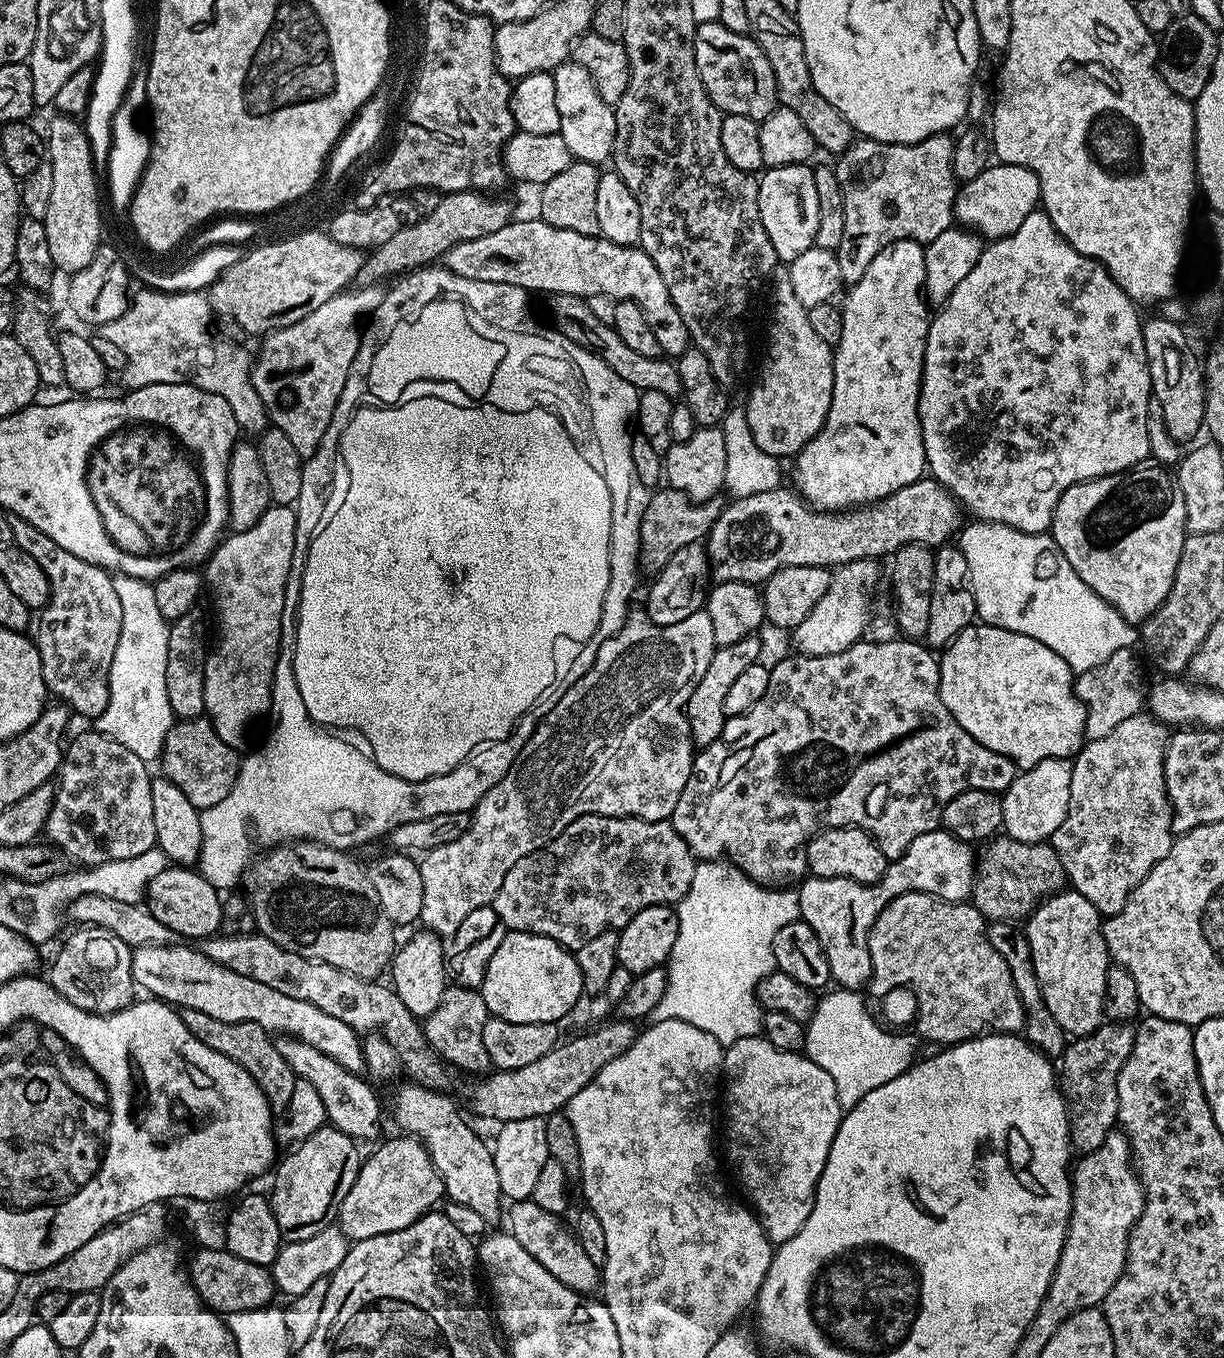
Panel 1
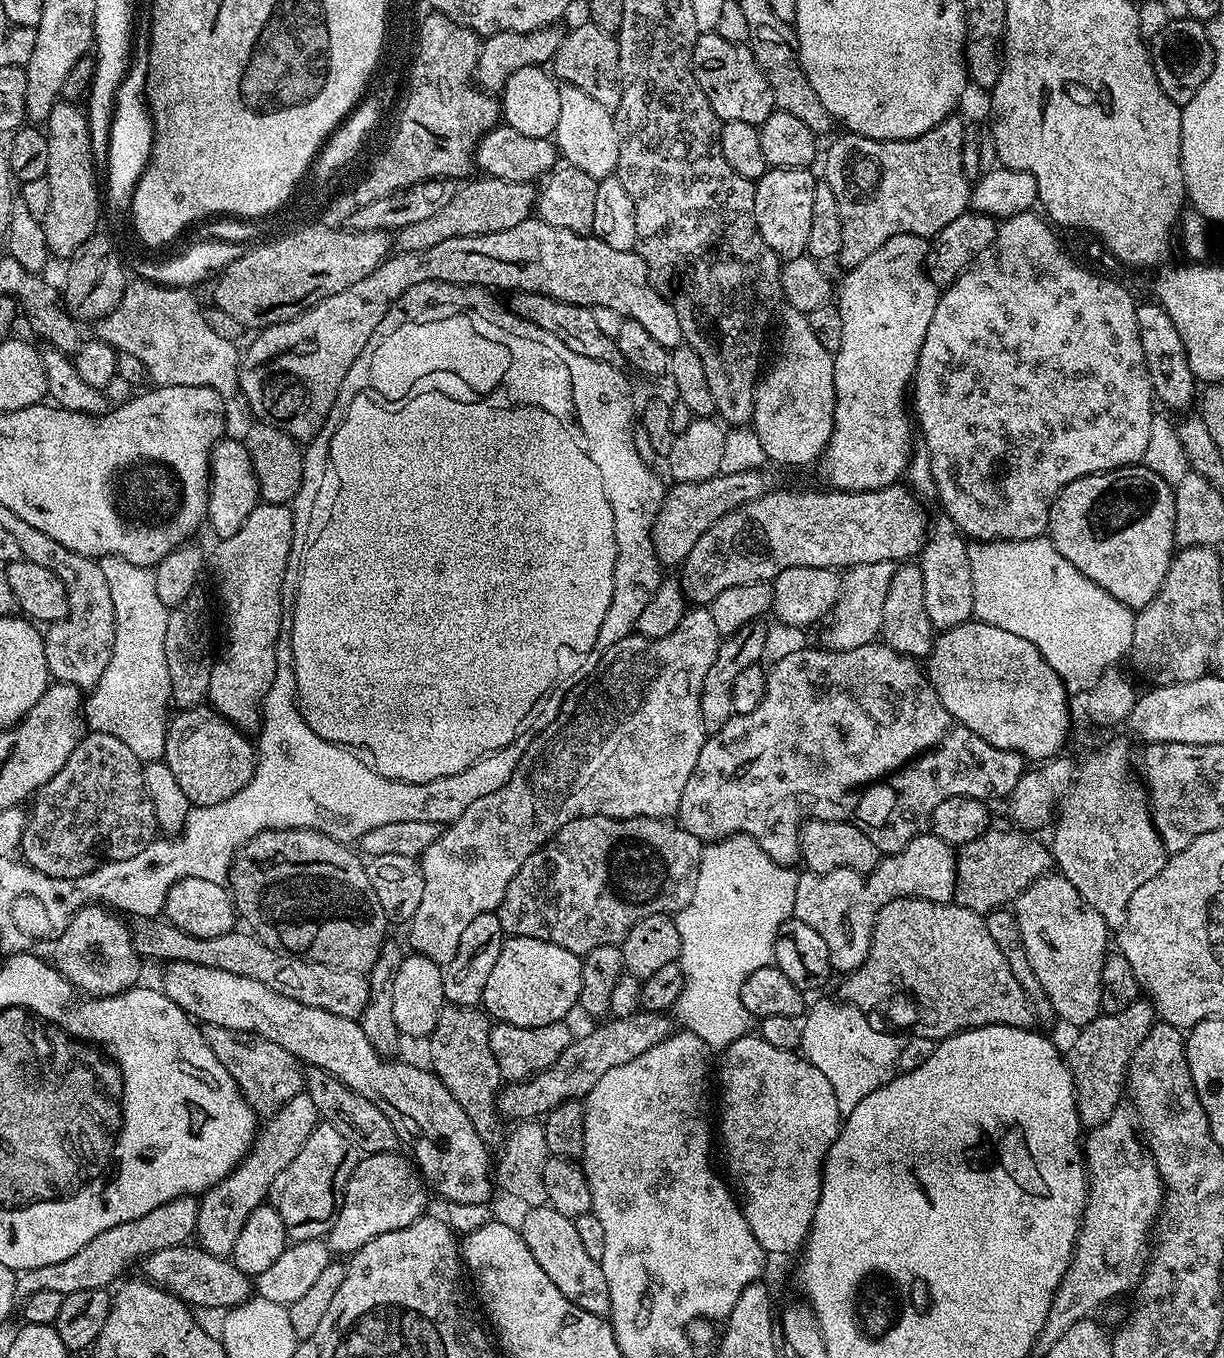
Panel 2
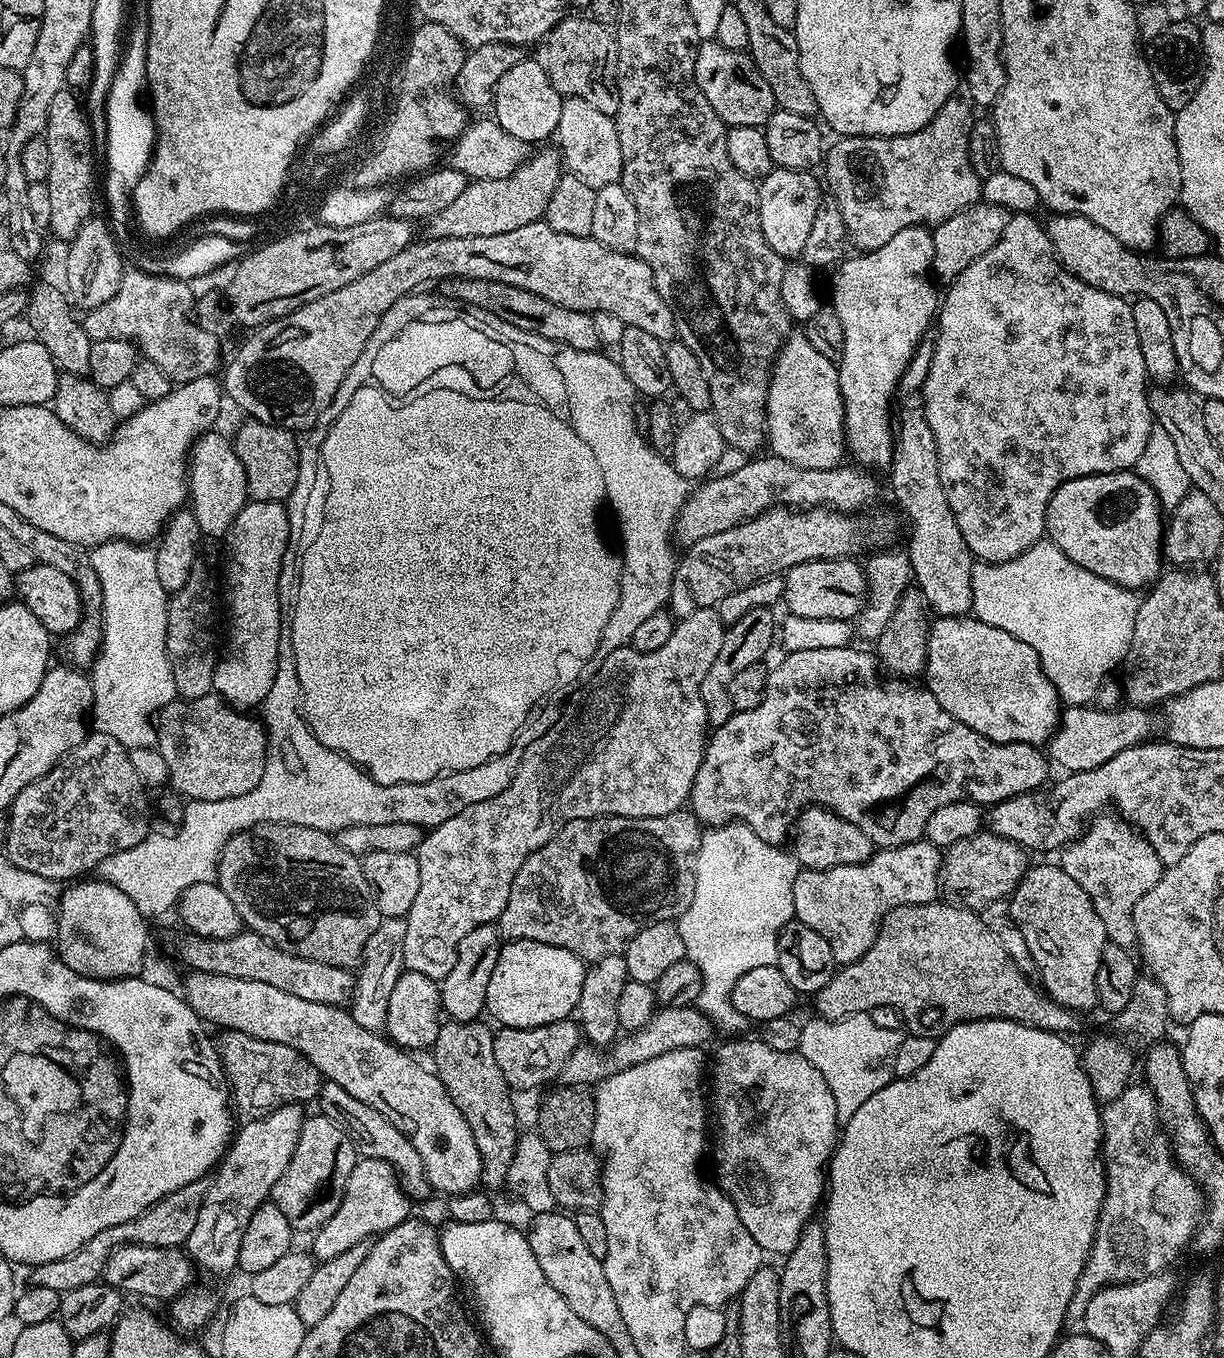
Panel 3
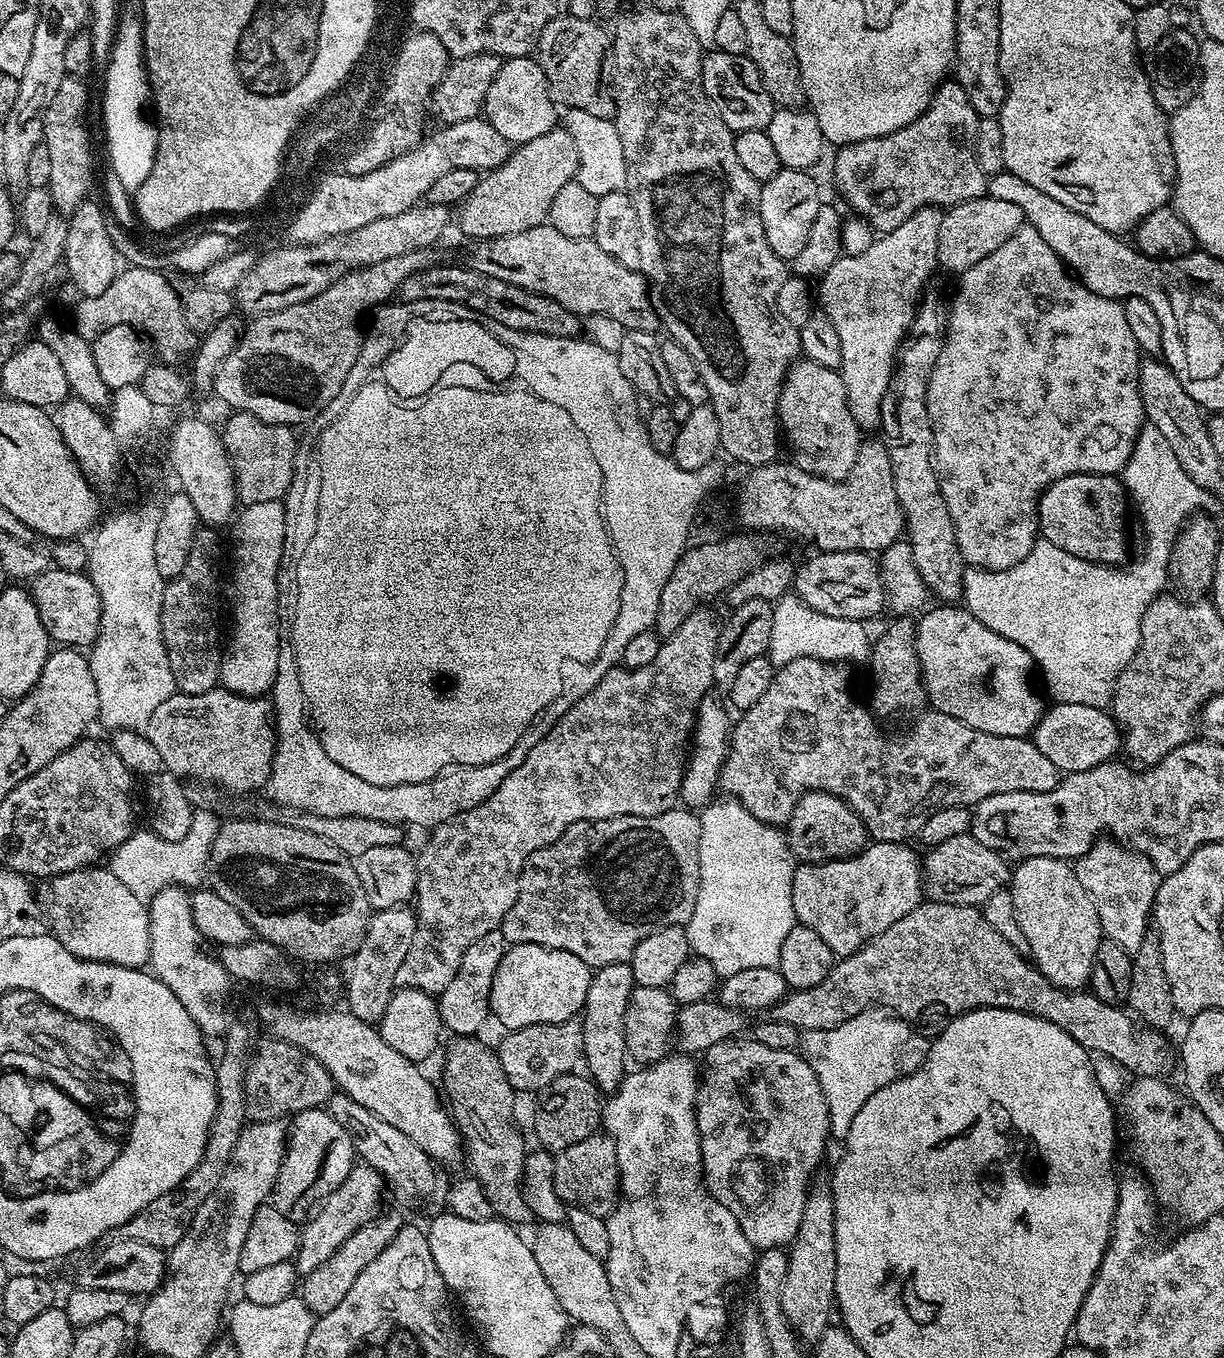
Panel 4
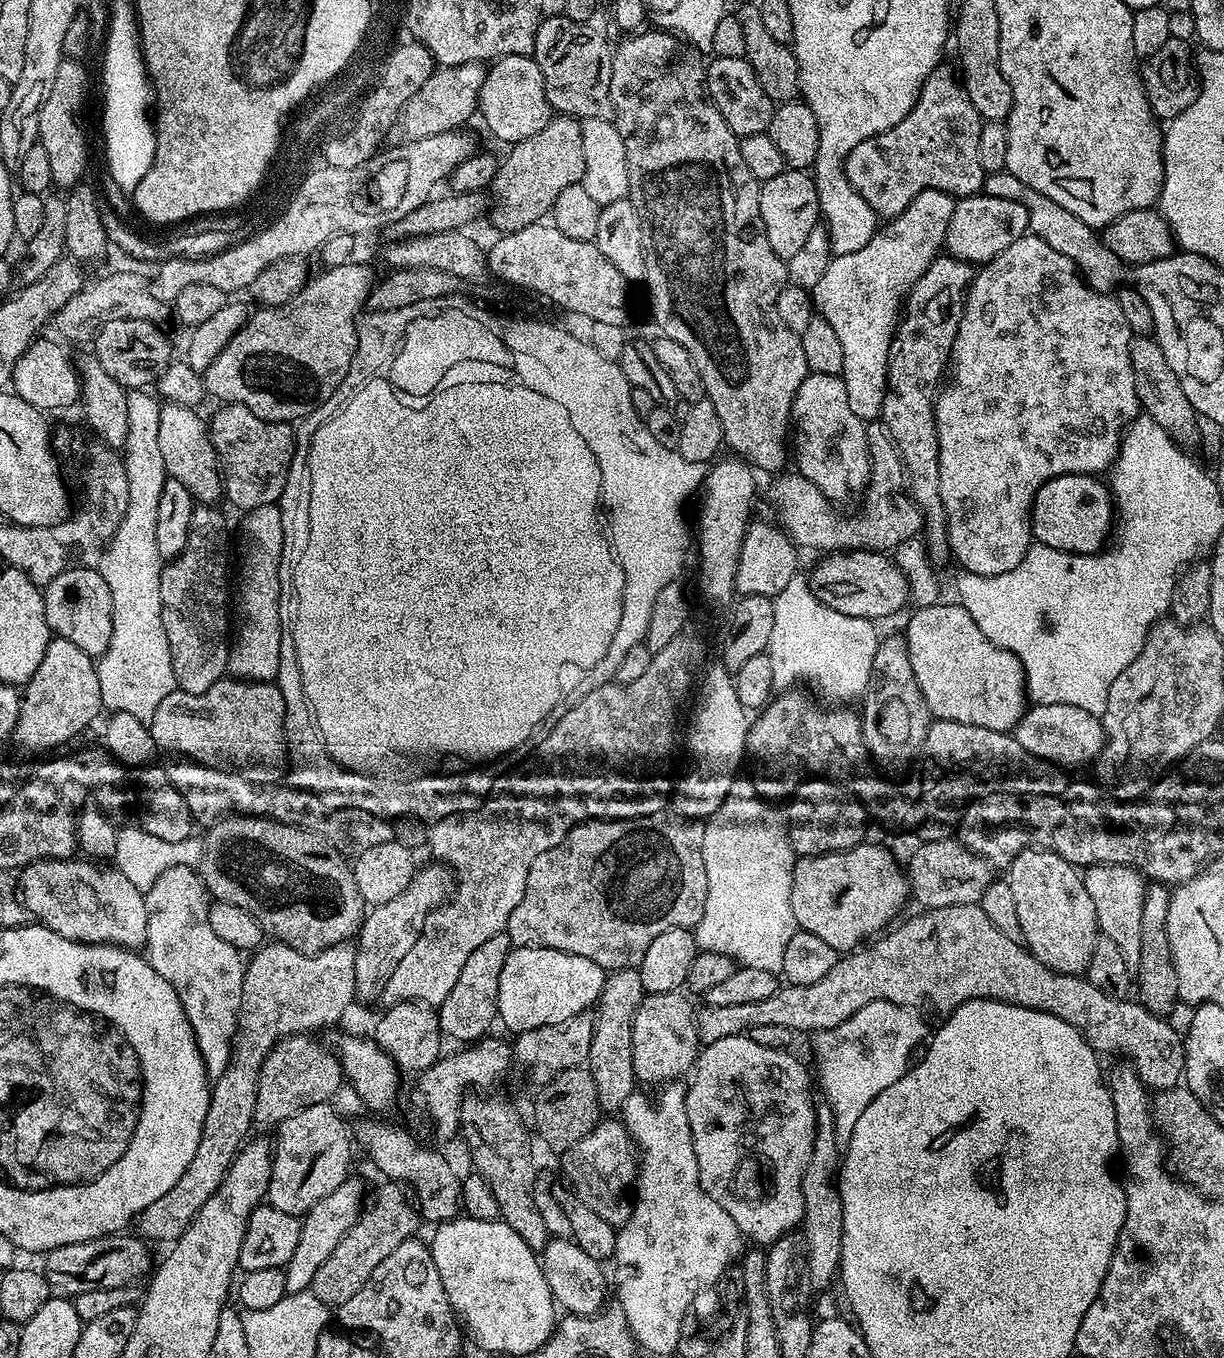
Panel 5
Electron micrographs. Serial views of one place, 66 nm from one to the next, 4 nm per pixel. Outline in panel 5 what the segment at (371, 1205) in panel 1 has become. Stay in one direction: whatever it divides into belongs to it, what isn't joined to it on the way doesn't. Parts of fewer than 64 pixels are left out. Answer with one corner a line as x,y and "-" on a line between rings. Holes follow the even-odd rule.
349,1178
334,1190
334,1194
326,1194
318,1206
309,1210
300,1221
300,1233
298,1234
298,1247
294,1249
294,1254
290,1254
290,1262
285,1264
282,1271
284,1273
284,1291
306,1292
311,1289
314,1282
314,1274
318,1274
318,1266
330,1258
330,1253
334,1251
334,1246
354,1226
354,1222
359,1218
362,1205
366,1199
366,1187
360,1180

